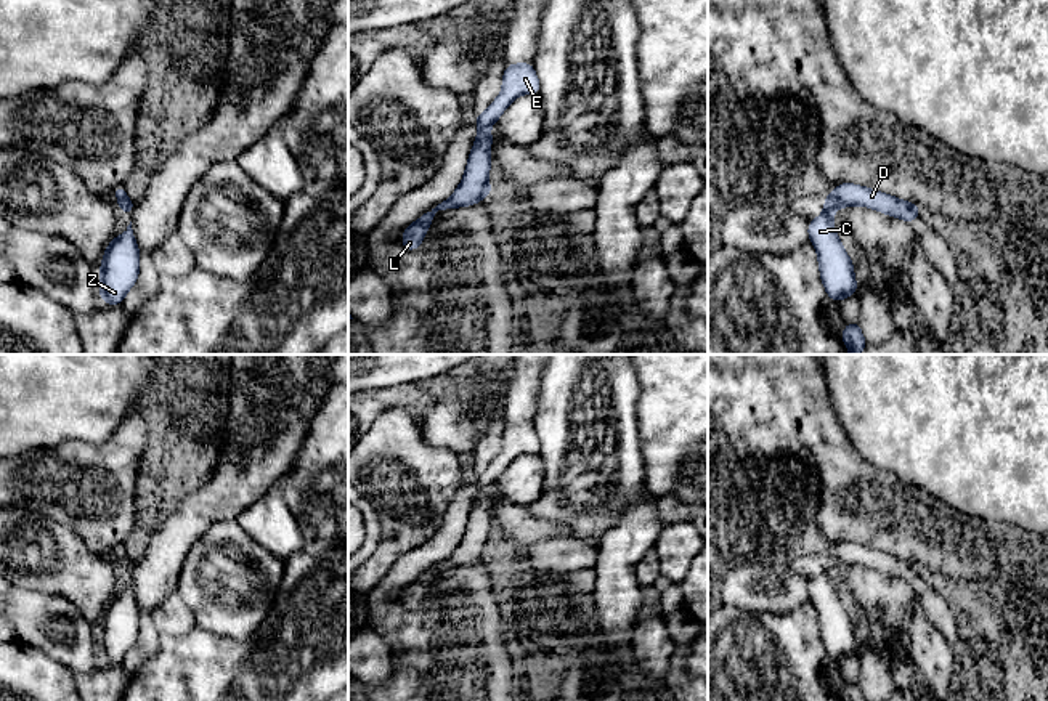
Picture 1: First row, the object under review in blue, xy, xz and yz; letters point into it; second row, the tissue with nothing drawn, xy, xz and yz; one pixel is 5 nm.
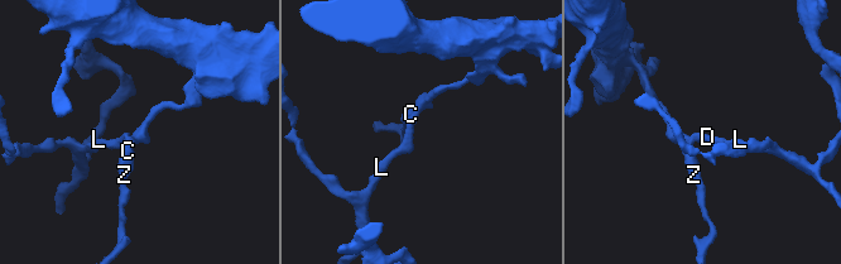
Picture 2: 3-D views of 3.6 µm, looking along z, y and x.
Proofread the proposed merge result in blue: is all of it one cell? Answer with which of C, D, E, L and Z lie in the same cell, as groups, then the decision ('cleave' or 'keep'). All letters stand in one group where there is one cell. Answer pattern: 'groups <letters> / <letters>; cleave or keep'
groups C E Z / D L; cleave

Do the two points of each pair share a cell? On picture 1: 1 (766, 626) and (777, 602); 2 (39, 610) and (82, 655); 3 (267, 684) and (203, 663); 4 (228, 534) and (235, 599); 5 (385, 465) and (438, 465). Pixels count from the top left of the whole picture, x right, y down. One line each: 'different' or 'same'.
1: different
2: same
3: same
4: same
5: same

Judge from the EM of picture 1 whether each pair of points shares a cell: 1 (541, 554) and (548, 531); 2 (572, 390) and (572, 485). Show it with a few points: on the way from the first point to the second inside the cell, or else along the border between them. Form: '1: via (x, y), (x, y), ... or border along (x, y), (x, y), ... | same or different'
1: border along (568, 534), (540, 539), (514, 555) | different
2: via (572, 414), (572, 461) | same

